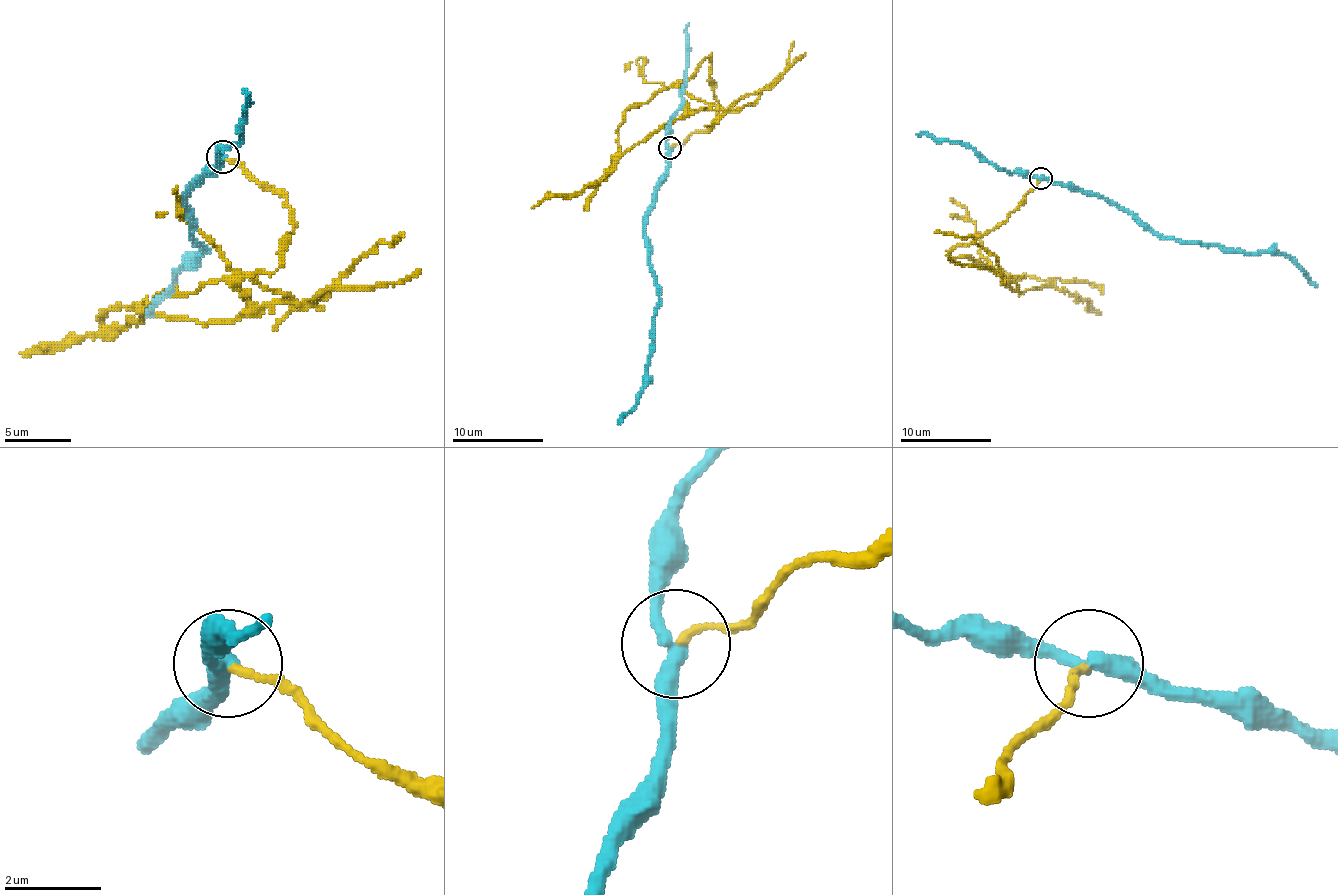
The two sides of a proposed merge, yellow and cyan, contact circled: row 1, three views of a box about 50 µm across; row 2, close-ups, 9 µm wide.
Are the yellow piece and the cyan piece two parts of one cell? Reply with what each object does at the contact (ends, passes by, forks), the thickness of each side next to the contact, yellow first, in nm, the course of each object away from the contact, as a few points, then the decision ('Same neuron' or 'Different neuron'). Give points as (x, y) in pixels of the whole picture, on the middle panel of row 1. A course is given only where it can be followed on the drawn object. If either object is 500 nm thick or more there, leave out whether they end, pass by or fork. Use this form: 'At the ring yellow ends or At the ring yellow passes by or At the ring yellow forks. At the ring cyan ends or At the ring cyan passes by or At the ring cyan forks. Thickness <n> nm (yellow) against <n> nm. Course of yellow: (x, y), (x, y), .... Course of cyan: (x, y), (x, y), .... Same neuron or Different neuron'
At the ring yellow ends. At the ring cyan passes by. Thickness 150 nm (yellow) against 320 nm. Course of yellow: (670, 146), (714, 123), (707, 57), (625, 112), (611, 169), (531, 208). Course of cyan: (670, 148), (666, 180), (657, 192), (657, 201), (645, 226), (647, 260), (659, 290), (647, 385), (618, 424). Different neuron

